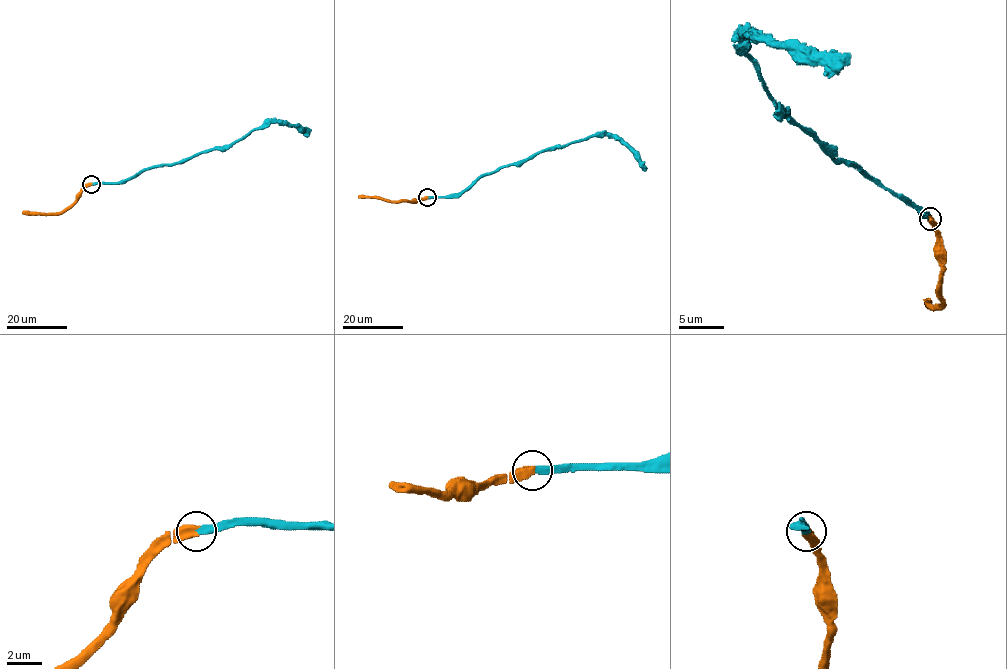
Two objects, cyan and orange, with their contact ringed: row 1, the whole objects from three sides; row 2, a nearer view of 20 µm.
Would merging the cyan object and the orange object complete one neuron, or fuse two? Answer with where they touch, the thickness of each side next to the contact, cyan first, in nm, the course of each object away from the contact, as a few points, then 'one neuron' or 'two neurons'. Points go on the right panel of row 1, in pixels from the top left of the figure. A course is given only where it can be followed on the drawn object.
place (930, 219); calibres 380 and 550 nm; course cyan (929, 218), (860, 167), (837, 162), (763, 88), (745, 34), (837, 52), (849, 63); course orange (929, 218), (940, 265), (940, 303), (932, 305), (925, 299); one neuron

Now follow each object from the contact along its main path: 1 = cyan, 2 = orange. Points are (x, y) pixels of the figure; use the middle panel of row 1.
1: (426, 197), (457, 196), (484, 175), (519, 164), (539, 152), (591, 136), (615, 135), (645, 170)
2: (426, 197), (387, 201), (358, 196)

